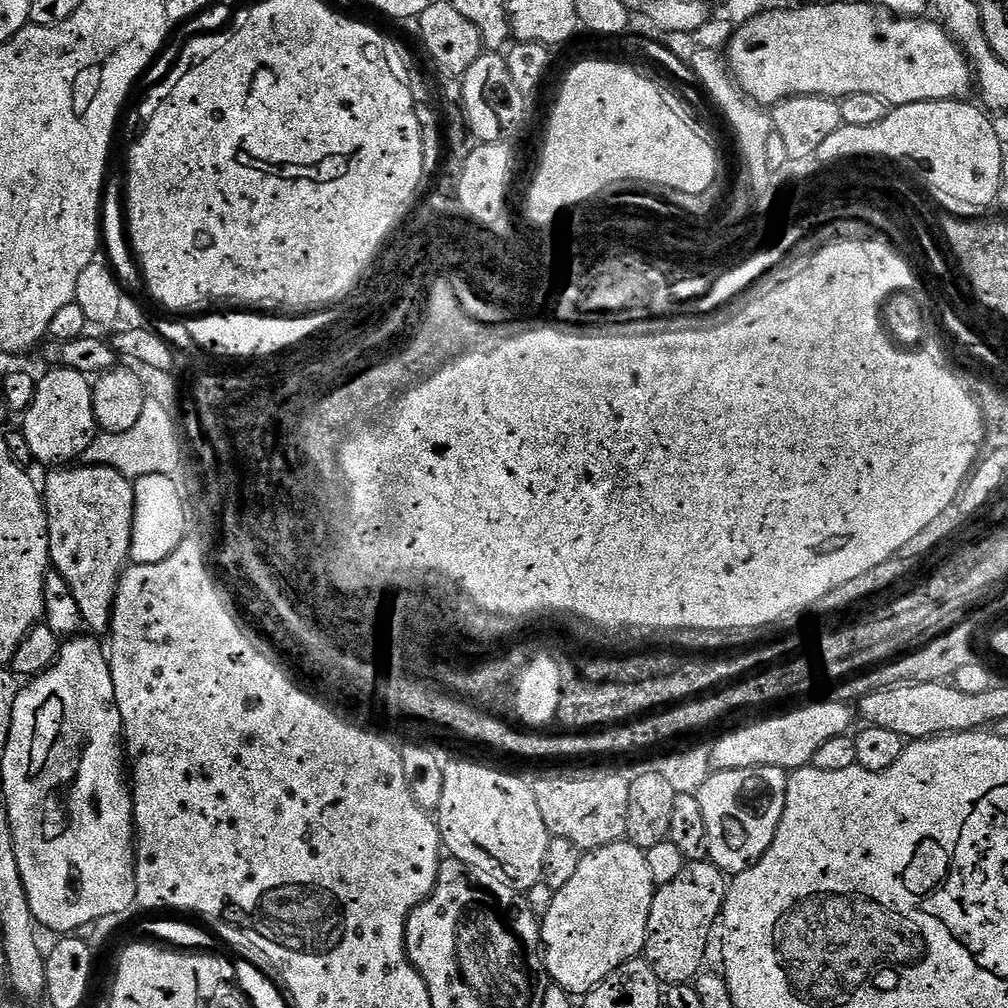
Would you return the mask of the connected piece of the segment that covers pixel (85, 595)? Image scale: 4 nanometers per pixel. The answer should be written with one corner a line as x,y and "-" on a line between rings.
104,465
87,466
64,466
59,470
52,470
48,476
48,481
42,484
42,495
46,501
48,509
48,545
50,546
50,564
55,571
66,578
66,586
70,586
70,594
74,594
74,602
78,602
78,610
84,619
84,628
89,633
101,634
107,633
112,627
112,607
116,601
116,591
120,575
124,573
125,568
129,567
130,557
134,552
134,533
136,530
136,489
133,481
119,473
118,470
107,468

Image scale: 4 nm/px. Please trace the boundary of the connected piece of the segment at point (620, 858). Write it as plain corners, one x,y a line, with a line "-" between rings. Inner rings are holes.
631,842
607,844
593,852
584,852
574,878
570,878
566,886
556,889
554,902
550,902
550,914
543,916
540,926
544,967
555,987
571,992
573,997
583,998
627,960
637,959
643,953
648,937
650,906
657,890
650,878
644,853
645,849

